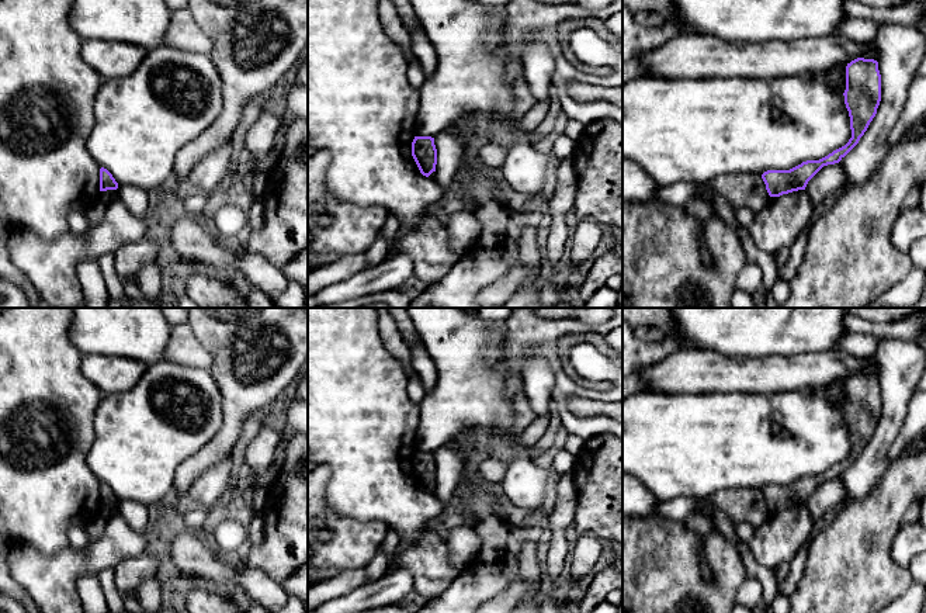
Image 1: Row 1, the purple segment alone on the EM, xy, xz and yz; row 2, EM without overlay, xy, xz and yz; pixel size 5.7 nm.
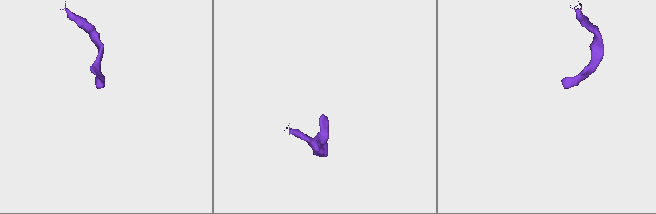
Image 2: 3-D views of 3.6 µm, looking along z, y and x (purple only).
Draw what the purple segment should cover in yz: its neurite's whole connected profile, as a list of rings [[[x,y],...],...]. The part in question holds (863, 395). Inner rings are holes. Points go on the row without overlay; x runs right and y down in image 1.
[[[857,373],[846,381],[845,419],[850,432],[849,457],[819,475],[807,475],[790,485],[767,485],[762,489],[770,512],[805,505],[808,496],[828,479],[839,478],[860,456],[877,429],[881,416],[878,377]]]

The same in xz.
[[[415,451],[412,457],[412,471],[423,491],[429,492],[433,486],[436,486],[437,464],[434,453]]]

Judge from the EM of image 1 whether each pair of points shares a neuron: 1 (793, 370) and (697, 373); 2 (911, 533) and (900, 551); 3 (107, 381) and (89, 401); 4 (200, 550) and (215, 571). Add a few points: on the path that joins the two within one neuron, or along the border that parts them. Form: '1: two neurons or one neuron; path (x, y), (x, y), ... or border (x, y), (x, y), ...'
1: one neuron; path (769, 373), (721, 373)
2: one neuron; path (911, 537), (904, 547)
3: two neurons; border (80, 362), (80, 370), (104, 394)
4: one neuron; path (201, 556), (211, 565)

